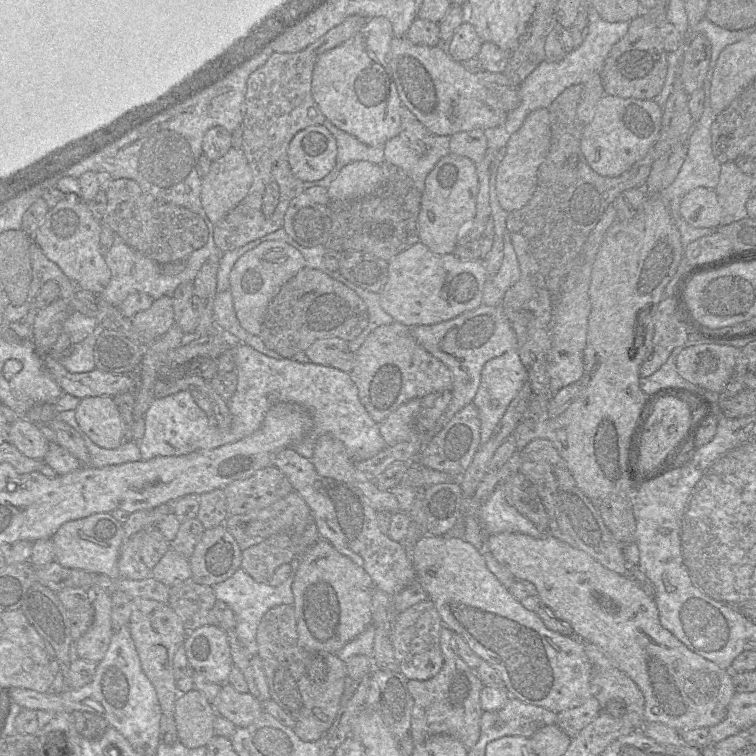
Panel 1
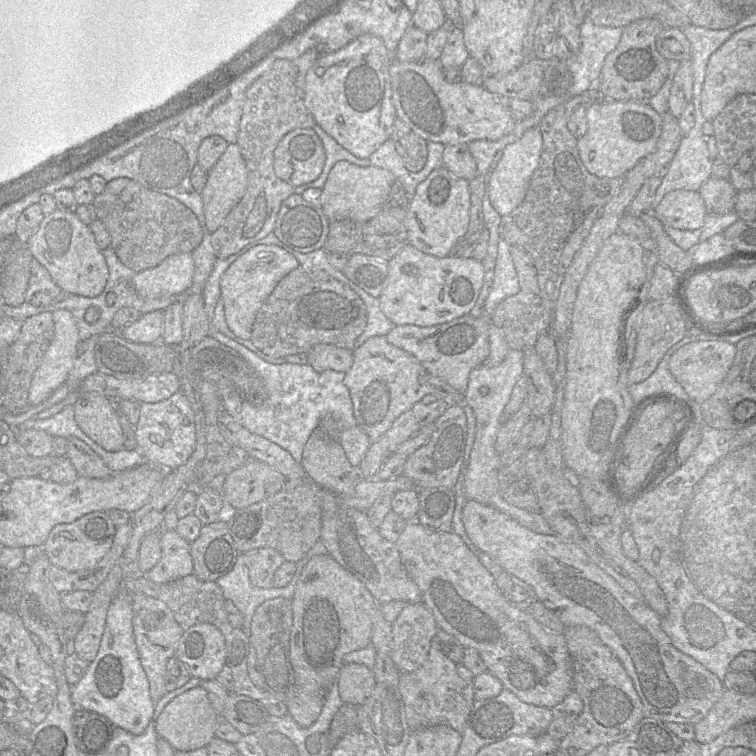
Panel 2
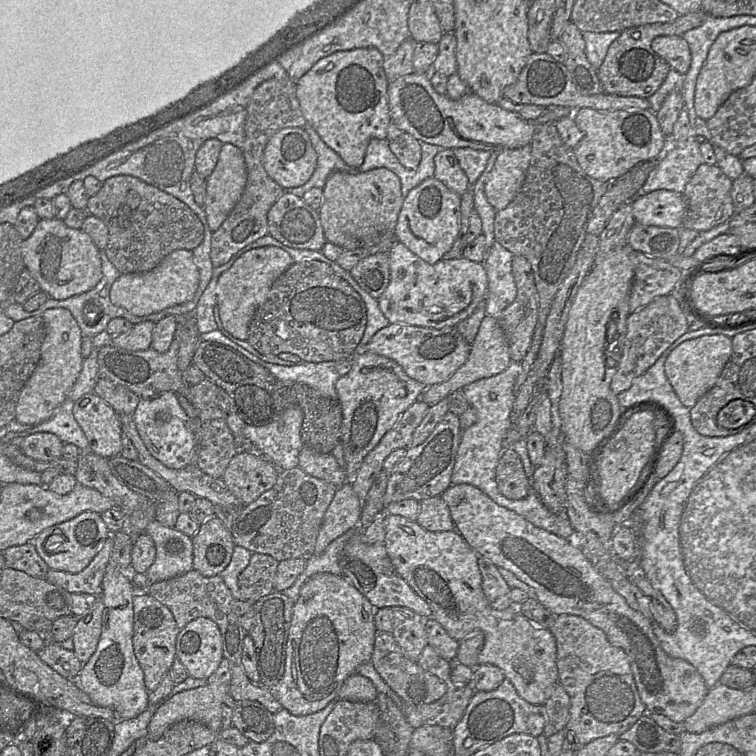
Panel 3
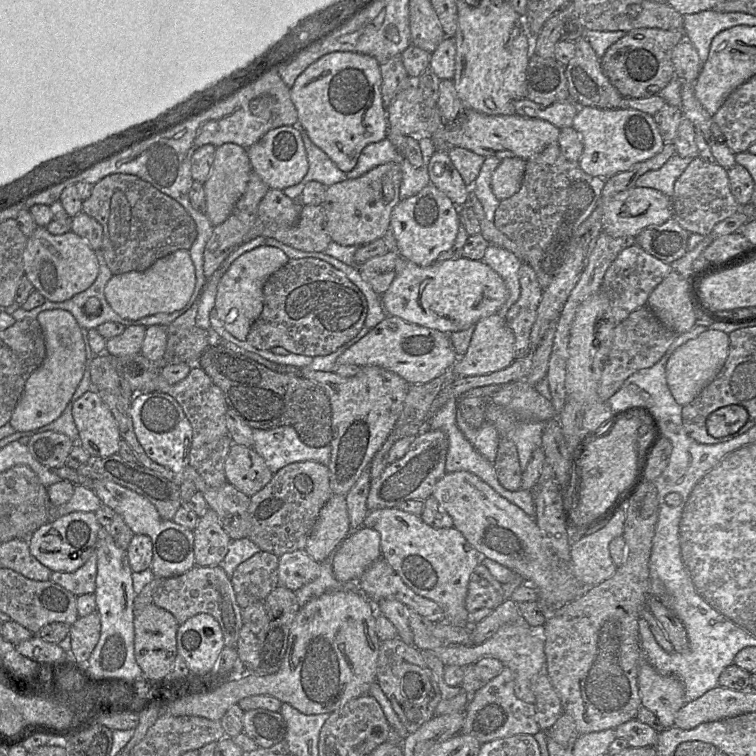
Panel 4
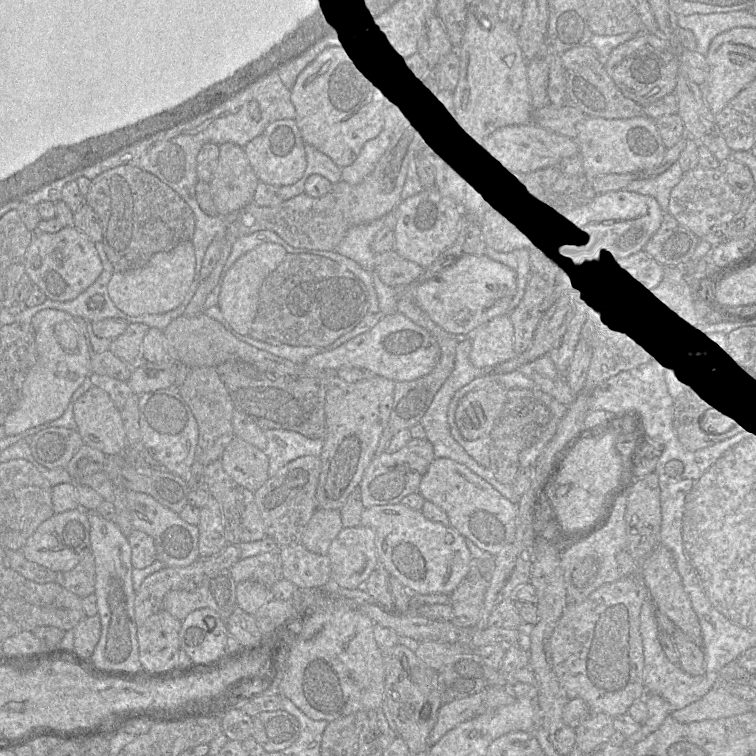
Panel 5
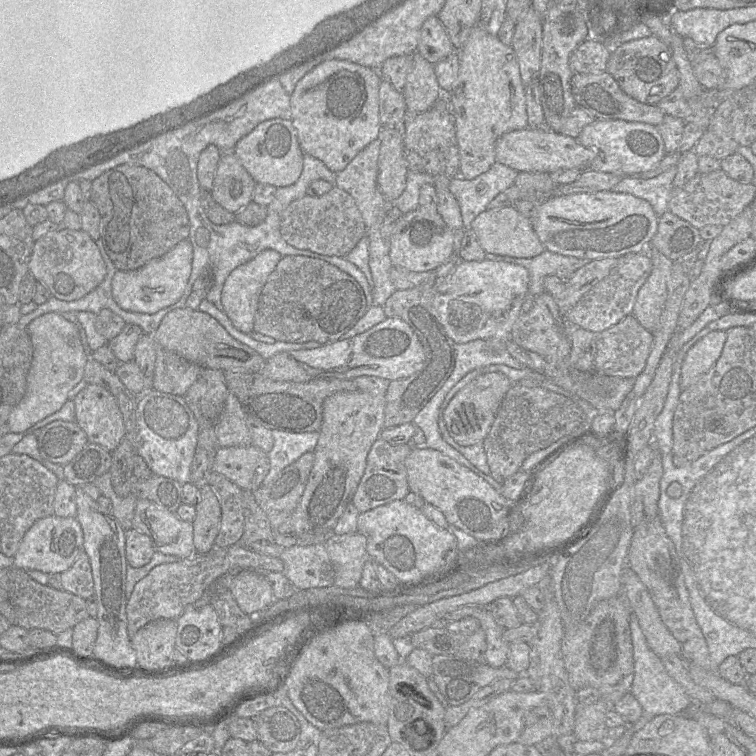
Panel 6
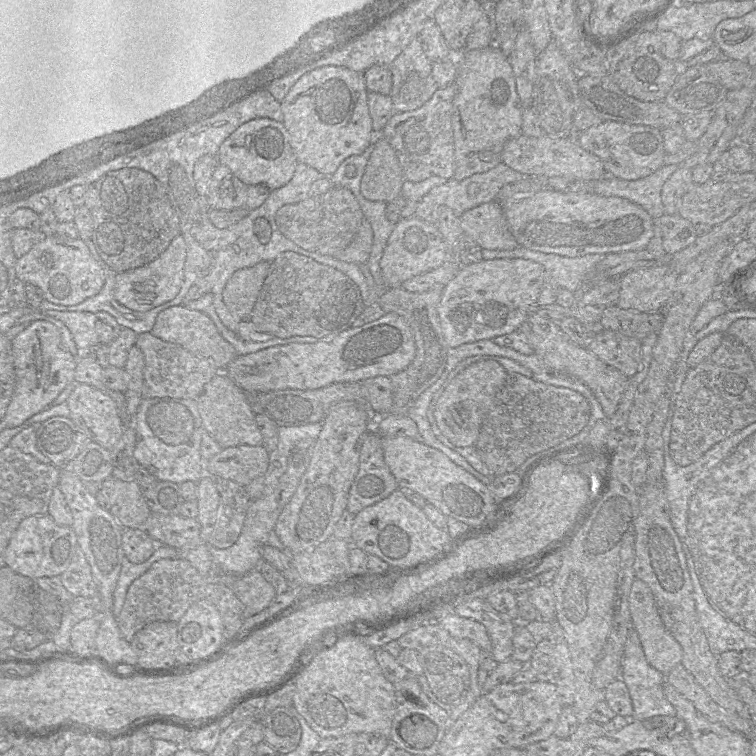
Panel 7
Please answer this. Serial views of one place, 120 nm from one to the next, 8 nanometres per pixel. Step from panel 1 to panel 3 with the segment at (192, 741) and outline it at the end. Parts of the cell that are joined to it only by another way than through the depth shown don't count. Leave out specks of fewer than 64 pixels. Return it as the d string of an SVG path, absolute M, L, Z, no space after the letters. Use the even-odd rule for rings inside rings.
M207 681L203 686L167 698L157 707L148 725L148 739L159 739L170 726L183 720L201 722L219 733L222 702L228 693L228 684Z

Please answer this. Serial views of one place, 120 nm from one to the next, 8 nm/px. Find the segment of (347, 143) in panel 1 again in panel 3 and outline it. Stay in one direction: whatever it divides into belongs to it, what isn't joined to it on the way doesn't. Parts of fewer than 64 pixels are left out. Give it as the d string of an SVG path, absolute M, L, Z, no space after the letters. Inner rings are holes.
M306 123L304 130L308 133L317 155L316 168L311 178L304 185L291 188L288 192L302 198L303 194L313 187L323 189L327 178L335 171L358 172L358 169L348 166L334 150L328 147L310 124Z

